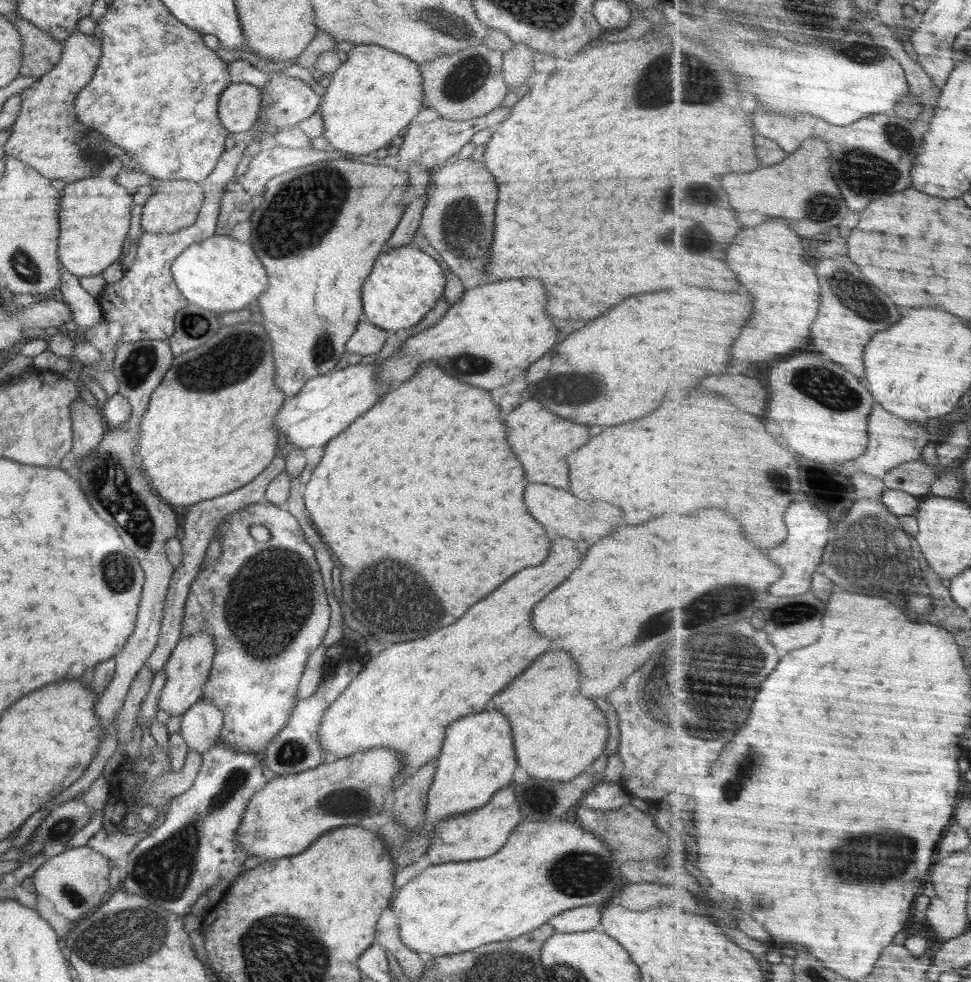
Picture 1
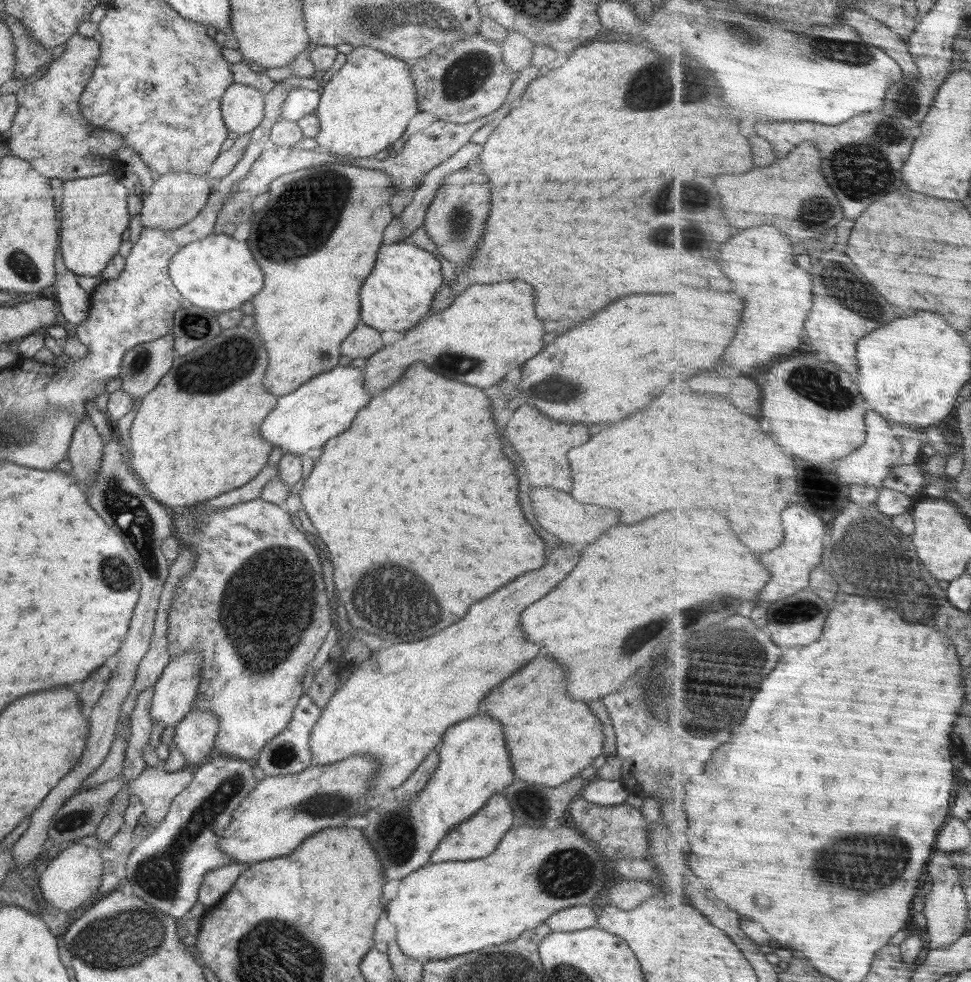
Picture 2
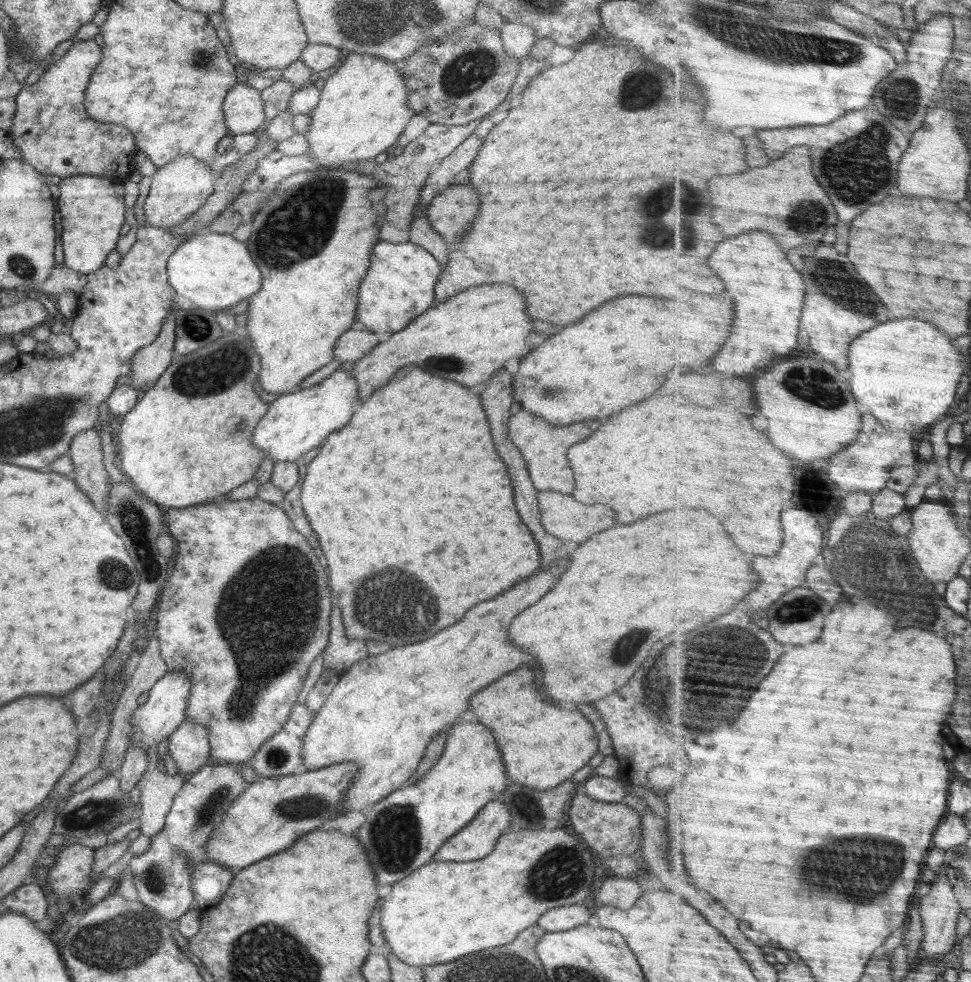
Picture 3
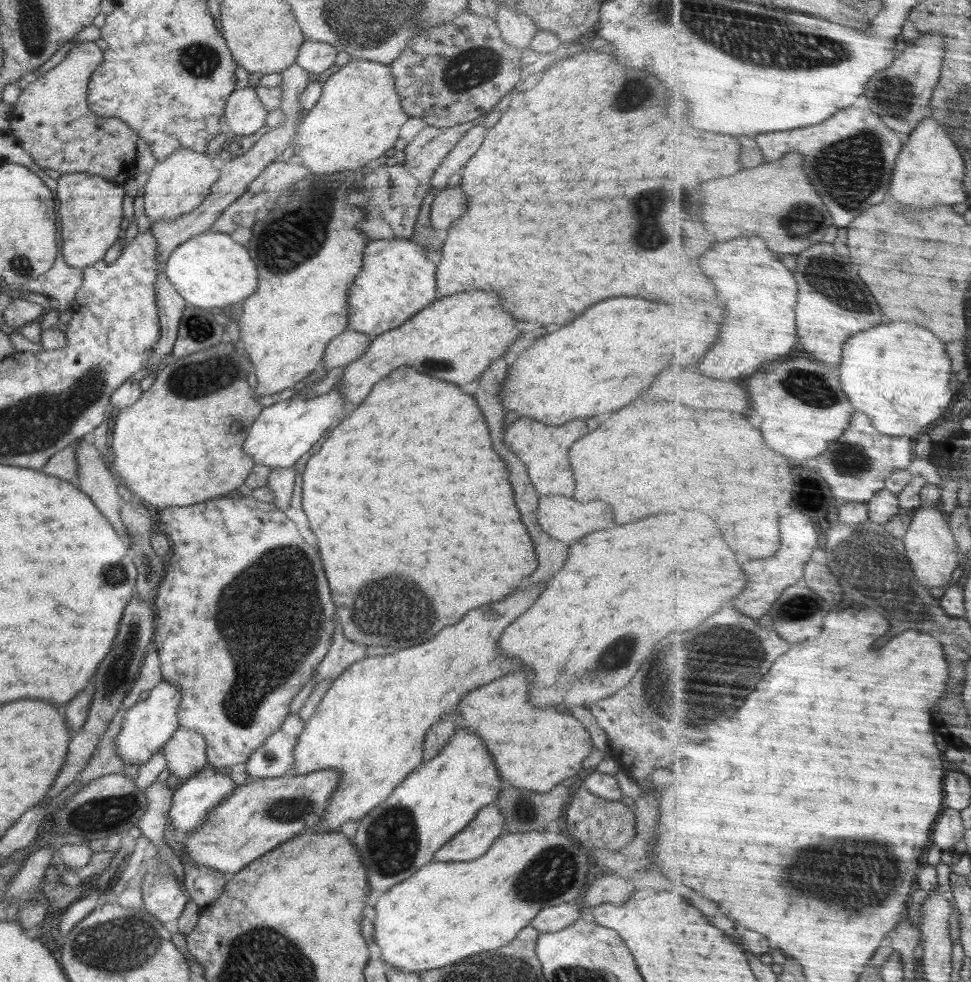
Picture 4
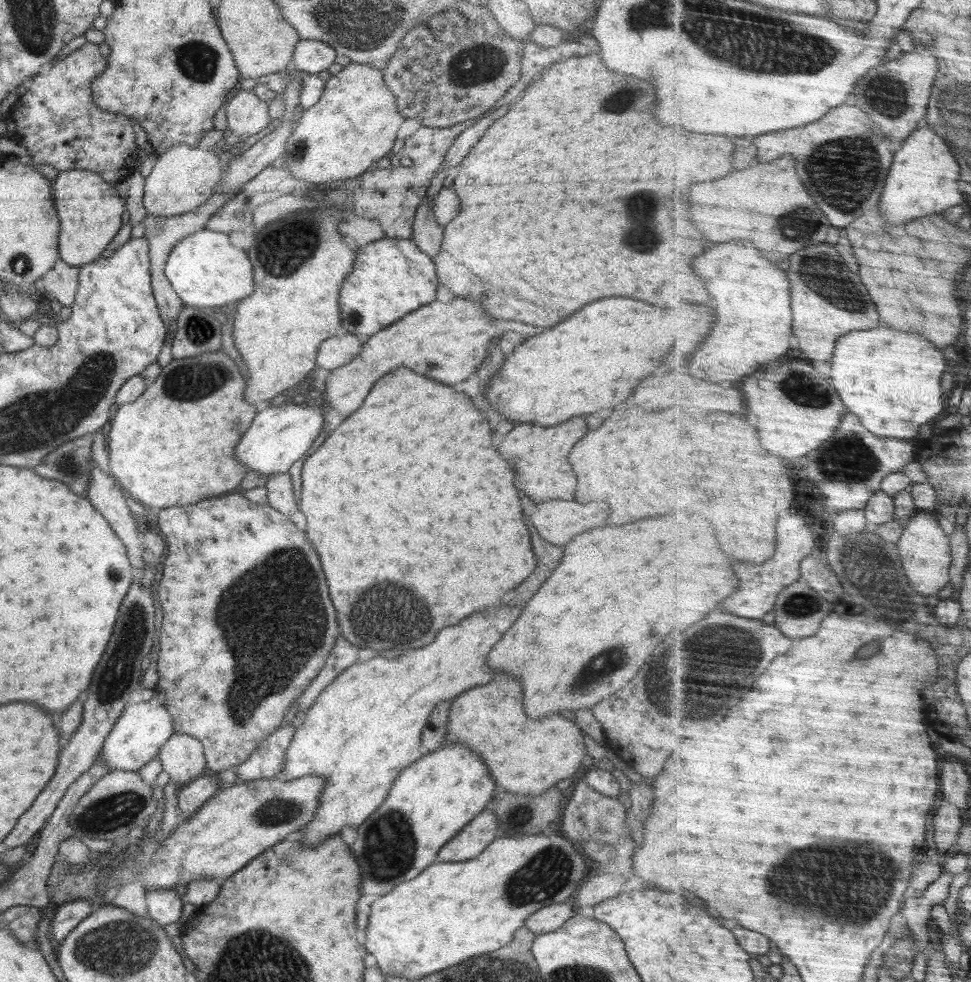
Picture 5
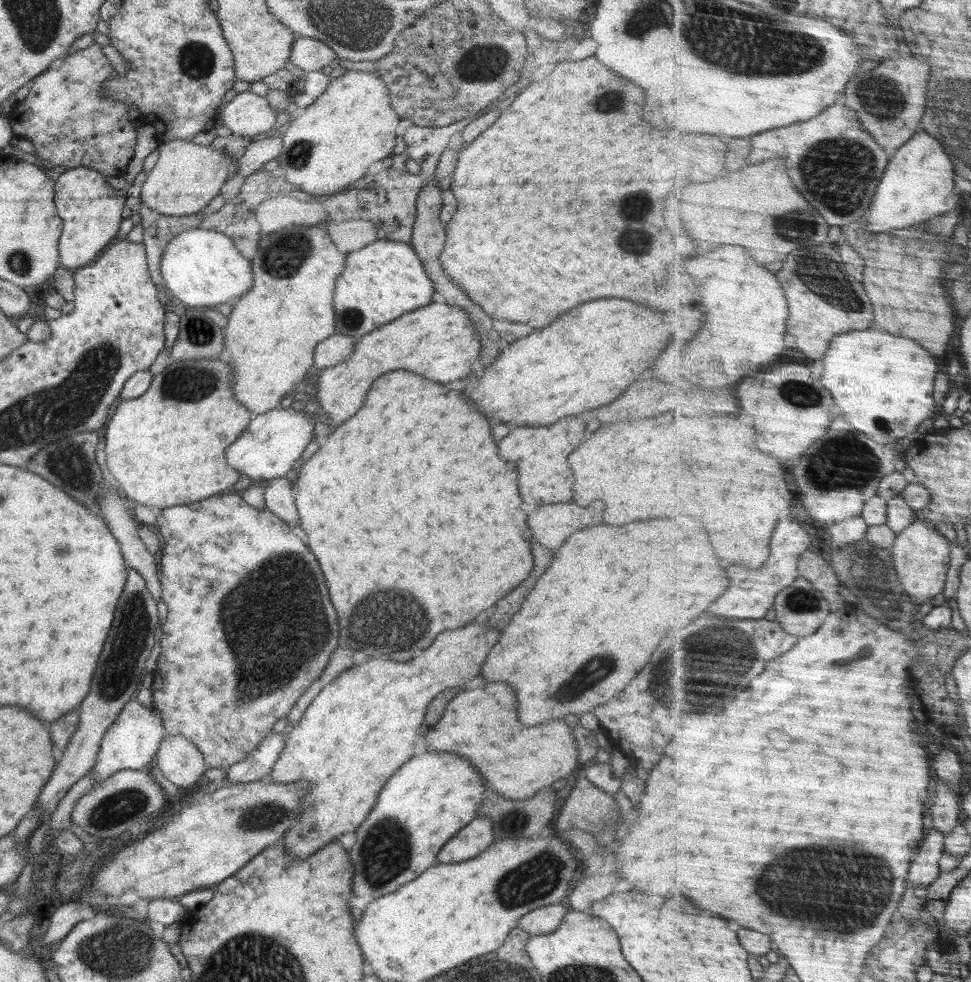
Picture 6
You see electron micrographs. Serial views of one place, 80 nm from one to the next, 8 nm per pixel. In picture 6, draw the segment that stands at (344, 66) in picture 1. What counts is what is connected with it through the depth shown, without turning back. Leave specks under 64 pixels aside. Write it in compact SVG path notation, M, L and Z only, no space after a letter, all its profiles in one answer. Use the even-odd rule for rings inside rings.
M346 71L332 78L326 92L296 114L287 131L281 134L283 147L277 156L278 172L298 190L312 196L330 196L346 190L349 184L367 176L370 165L392 156L396 144L396 126L401 118L392 108L388 87L376 73Z

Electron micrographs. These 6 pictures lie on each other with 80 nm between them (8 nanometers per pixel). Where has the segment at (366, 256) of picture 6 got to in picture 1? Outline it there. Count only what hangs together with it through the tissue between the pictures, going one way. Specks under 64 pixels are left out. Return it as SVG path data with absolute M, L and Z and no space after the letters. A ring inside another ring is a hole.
M414 244L385 249L376 259L372 274L364 281L362 287L363 320L385 331L395 332L418 324L427 312L430 312L438 299L443 298L447 278L442 267L432 256L423 252Z

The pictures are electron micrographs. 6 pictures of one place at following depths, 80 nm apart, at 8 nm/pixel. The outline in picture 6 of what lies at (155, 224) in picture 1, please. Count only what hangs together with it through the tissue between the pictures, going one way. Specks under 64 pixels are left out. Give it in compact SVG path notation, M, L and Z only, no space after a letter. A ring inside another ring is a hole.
M173 139L170 142L160 142L157 146L158 162L148 173L141 189L141 202L148 208L166 216L186 216L201 212L210 204L210 200L221 193L222 185L236 174L240 155L226 155L225 148L215 148L211 144L198 145L192 141Z

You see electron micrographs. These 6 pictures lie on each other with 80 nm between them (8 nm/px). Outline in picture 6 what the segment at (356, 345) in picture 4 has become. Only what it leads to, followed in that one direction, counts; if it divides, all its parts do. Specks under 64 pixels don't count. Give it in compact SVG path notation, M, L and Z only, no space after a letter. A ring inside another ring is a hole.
M335 332L316 345L313 356L314 366L320 370L348 360L354 350L355 343L355 340L349 336Z

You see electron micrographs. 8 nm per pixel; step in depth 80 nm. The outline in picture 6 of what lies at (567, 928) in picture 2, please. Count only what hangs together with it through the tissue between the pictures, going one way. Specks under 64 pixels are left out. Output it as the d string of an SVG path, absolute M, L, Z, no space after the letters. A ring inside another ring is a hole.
M561 903L536 908L520 918L518 927L529 935L549 934L560 926L560 922L565 919L564 914L567 912Z

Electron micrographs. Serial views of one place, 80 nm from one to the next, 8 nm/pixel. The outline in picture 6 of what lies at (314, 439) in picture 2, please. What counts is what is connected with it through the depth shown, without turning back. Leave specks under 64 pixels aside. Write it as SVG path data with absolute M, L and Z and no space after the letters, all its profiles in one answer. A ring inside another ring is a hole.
M292 407L274 409L253 415L248 426L226 449L226 462L255 482L265 483L271 478L285 477L314 435L315 420L304 411Z

